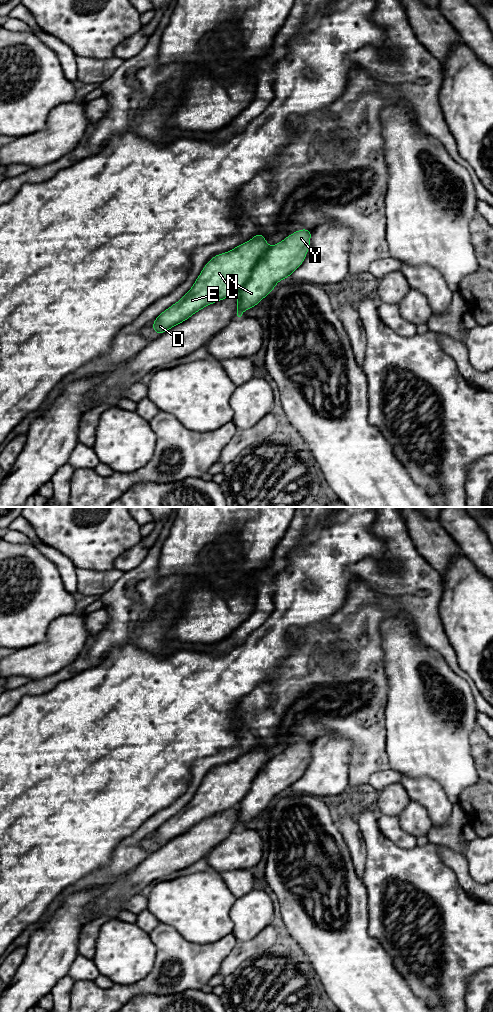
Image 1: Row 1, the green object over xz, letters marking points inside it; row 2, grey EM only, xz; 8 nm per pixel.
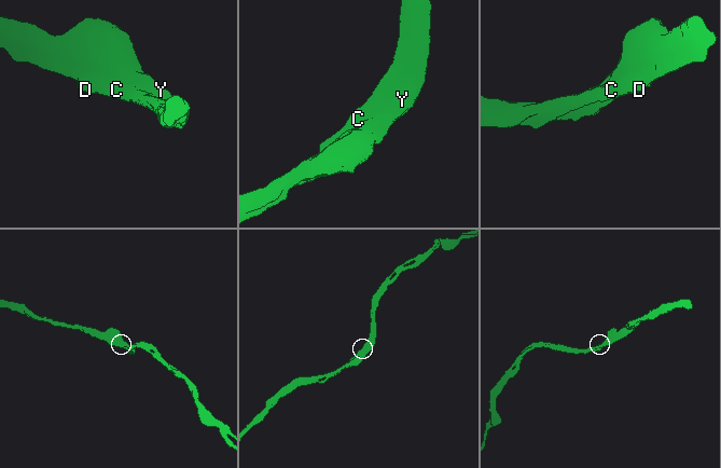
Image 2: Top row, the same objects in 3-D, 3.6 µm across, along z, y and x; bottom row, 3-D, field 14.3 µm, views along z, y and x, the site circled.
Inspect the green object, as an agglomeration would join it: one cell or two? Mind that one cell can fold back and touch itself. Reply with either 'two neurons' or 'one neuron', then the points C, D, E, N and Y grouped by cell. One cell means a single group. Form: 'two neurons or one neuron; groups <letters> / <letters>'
one neuron; groups C D E N Y

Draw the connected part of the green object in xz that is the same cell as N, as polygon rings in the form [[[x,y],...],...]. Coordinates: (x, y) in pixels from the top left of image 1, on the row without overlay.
[[[312,741],[297,742],[272,759],[268,758],[263,746],[257,745],[251,752],[231,763],[215,767],[203,779],[194,797],[183,810],[154,831],[152,842],[161,847],[204,819],[234,806],[238,807],[237,828],[241,829],[244,823],[257,818],[268,808],[280,792],[290,789],[301,778],[310,759],[311,744]]]

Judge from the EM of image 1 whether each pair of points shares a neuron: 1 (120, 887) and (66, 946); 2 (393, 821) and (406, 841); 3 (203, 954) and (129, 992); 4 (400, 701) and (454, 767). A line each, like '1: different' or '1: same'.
1: same
2: same
3: same
4: same

